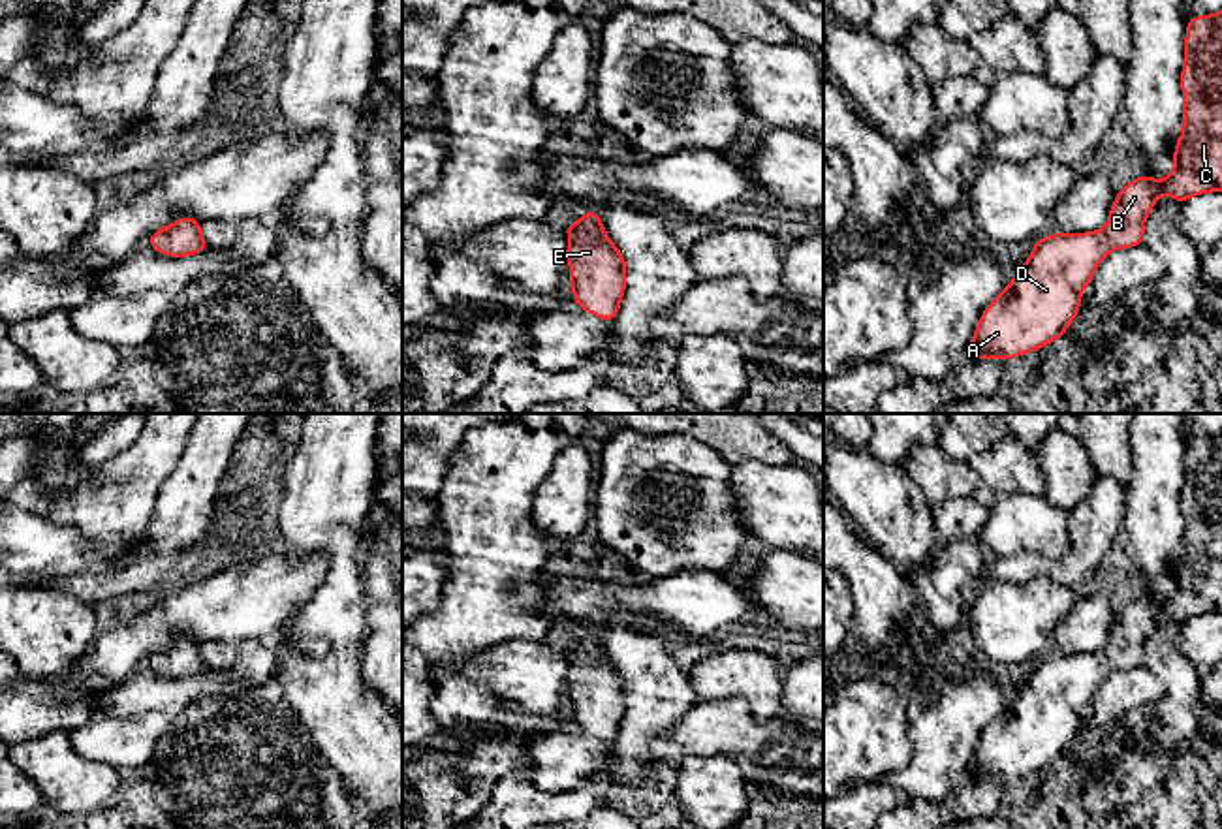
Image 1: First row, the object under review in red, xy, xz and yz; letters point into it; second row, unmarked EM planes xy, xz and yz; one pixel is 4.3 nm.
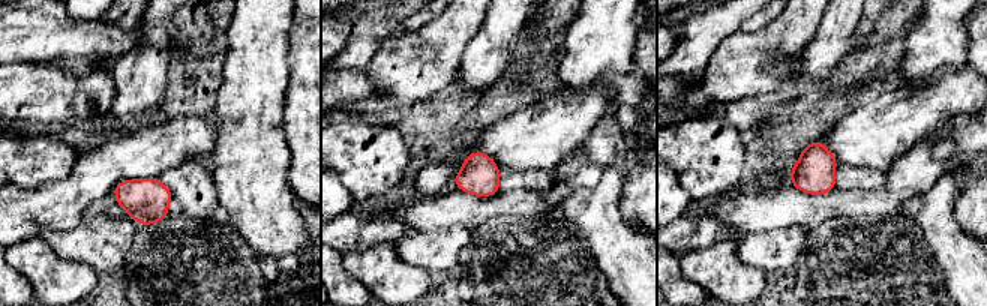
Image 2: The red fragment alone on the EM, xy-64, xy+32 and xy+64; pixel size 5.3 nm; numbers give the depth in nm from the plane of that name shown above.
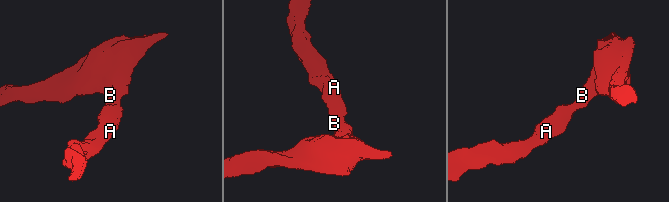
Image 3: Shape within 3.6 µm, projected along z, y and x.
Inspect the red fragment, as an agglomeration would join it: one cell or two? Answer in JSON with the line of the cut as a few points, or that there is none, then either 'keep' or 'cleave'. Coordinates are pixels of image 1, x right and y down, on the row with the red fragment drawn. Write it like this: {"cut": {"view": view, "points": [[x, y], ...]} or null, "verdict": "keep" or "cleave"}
{"cut": null, "verdict": "keep"}

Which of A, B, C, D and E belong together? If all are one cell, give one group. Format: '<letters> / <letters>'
A B C D E

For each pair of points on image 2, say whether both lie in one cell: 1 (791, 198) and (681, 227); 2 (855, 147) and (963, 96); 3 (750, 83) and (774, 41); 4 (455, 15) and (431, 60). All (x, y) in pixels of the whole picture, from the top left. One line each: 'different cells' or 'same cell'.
1: different cells
2: same cell
3: same cell
4: same cell

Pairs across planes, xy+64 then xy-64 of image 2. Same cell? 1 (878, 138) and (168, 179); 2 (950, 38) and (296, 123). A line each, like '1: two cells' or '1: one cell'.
1: two cells
2: two cells

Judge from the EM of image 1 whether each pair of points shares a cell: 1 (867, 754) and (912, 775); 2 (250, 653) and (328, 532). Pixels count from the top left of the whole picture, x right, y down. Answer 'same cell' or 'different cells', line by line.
1: different cells
2: different cells

